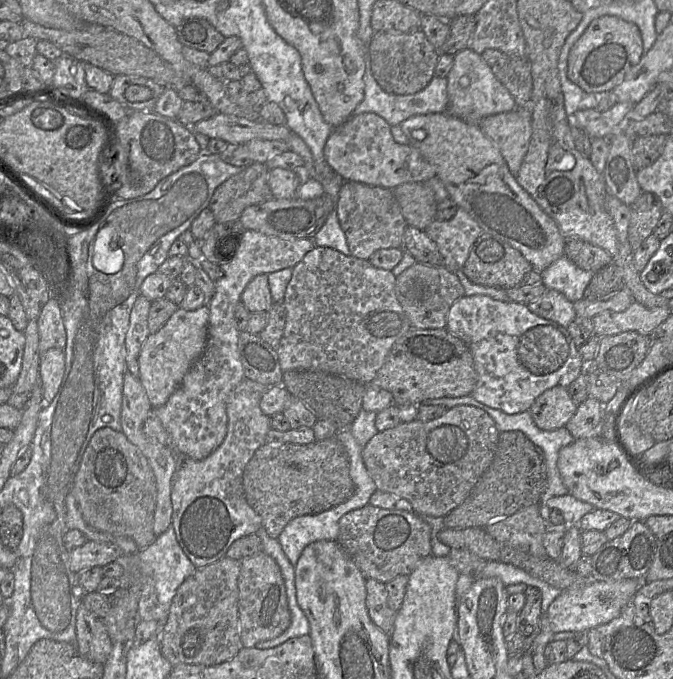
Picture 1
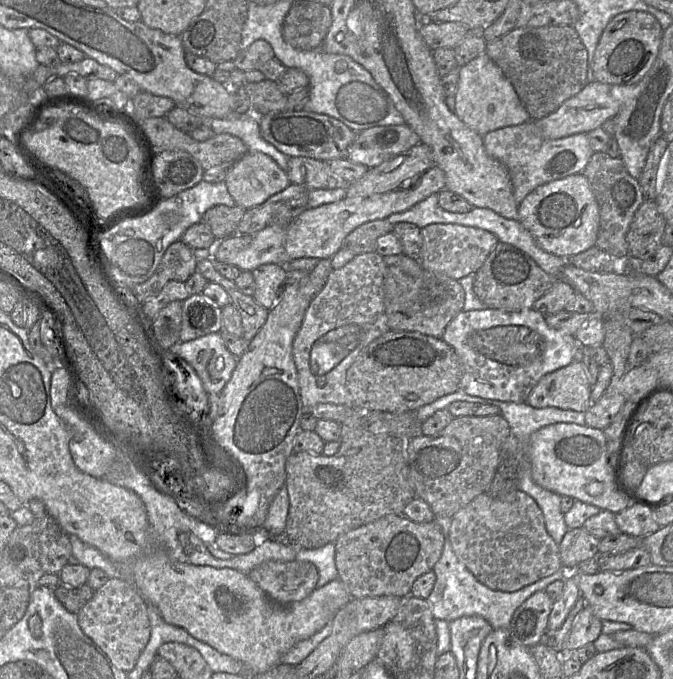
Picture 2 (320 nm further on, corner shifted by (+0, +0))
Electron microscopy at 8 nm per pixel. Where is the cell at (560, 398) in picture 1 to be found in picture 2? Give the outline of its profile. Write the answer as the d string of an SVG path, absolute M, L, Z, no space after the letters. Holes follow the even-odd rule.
M577 358L566 367L543 376L526 403L534 408L555 407L585 412L592 404L591 388L586 367Z

